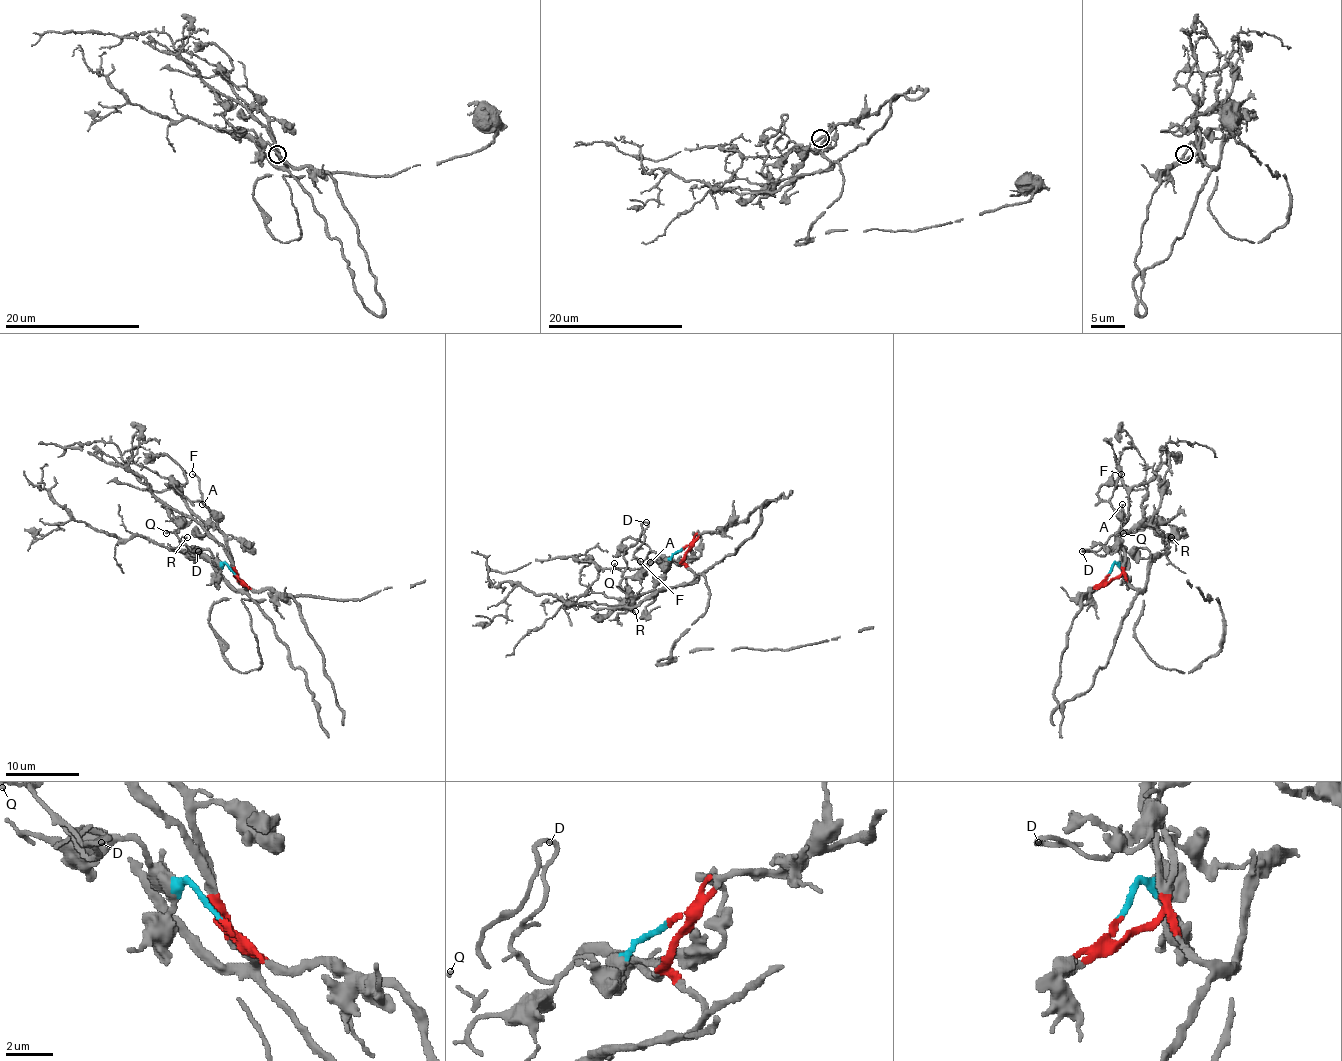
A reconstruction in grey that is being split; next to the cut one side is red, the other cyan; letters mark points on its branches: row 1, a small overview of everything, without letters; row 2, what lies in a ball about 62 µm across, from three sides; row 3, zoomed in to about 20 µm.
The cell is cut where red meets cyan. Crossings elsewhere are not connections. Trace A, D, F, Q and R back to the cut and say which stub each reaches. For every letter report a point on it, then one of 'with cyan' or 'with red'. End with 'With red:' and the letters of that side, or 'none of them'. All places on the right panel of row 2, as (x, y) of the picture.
A: at (1122, 504); with red
D: at (1082, 551); with cyan
F: at (1121, 474); with red
Q: at (1123, 533); with cyan
R: at (1171, 537); with red
With red: A, F, R

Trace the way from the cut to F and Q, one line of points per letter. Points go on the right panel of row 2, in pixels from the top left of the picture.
F: (1108, 575), (1117, 577), (1121, 573), (1121, 521), (1119, 512), (1110, 501), (1121, 473)
Q: (1108, 575), (1121, 559), (1119, 549), (1126, 547), (1093, 553), (1112, 536), (1130, 533), (1123, 533)

